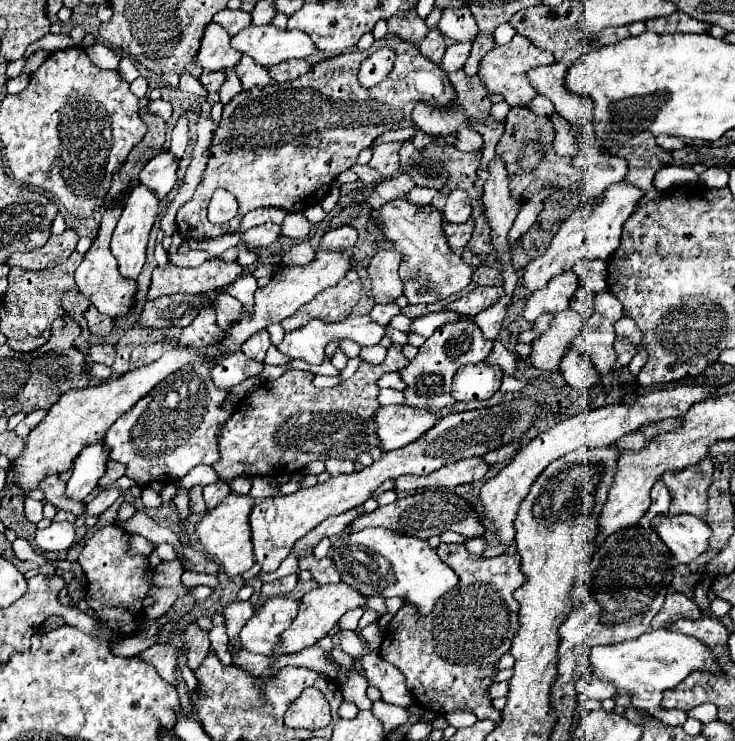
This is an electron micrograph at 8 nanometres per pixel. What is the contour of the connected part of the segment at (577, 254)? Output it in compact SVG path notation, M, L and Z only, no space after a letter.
M621 181L621 183L615 183L613 187L609 187L609 191L605 191L601 203L589 215L577 213L577 211L571 213L571 217L563 221L559 233L553 237L547 251L525 265L523 277L521 277L521 287L527 289L529 293L543 289L543 287L547 287L549 279L569 271L581 259L603 259L603 261L607 261L619 245L623 223L633 213L637 199L641 199L641 191L637 191L637 187L629 187L627 183Z

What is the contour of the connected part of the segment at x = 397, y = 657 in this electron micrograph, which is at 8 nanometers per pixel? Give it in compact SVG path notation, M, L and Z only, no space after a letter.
M441 543L437 547L437 555L443 563L447 563L455 573L459 575L459 585L449 589L433 607L433 613L419 615L417 607L405 605L399 609L399 613L391 619L391 623L383 631L383 643L381 643L381 657L395 665L407 679L407 689L413 695L413 701L423 711L433 711L437 715L447 715L457 709L469 709L477 715L477 719L491 719L499 723L501 713L491 703L491 697L487 689L493 683L493 675L497 673L497 661L503 653L511 649L513 637L519 629L519 603L513 599L513 593L517 587L525 583L525 575L521 571L521 563L517 555L499 555L499 557L487 557L473 555L465 549L465 545L447 545Z

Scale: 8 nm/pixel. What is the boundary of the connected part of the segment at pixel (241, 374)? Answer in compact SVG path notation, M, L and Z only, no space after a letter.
M241 351L229 353L217 361L217 367L213 367L213 383L217 383L217 387L229 389L249 377L259 375L261 369L263 369L263 363L249 359Z

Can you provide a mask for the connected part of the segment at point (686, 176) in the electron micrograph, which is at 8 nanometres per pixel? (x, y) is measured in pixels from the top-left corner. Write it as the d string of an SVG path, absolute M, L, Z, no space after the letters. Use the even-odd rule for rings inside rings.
M672 164L663 167L663 169L655 175L655 187L659 187L661 191L685 183L697 183L697 181L699 181L699 177L692 168Z

